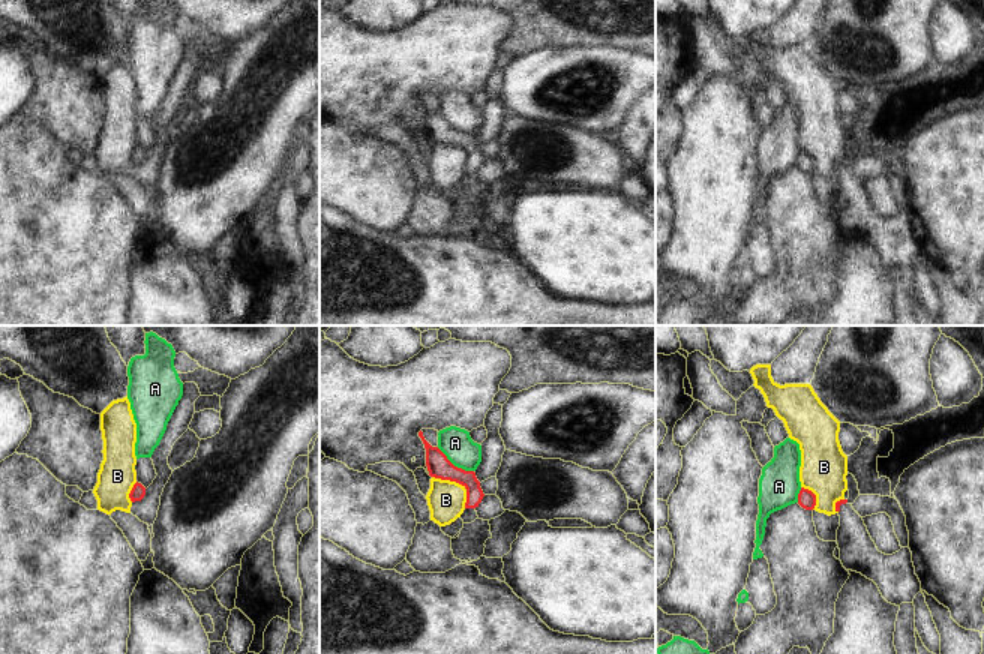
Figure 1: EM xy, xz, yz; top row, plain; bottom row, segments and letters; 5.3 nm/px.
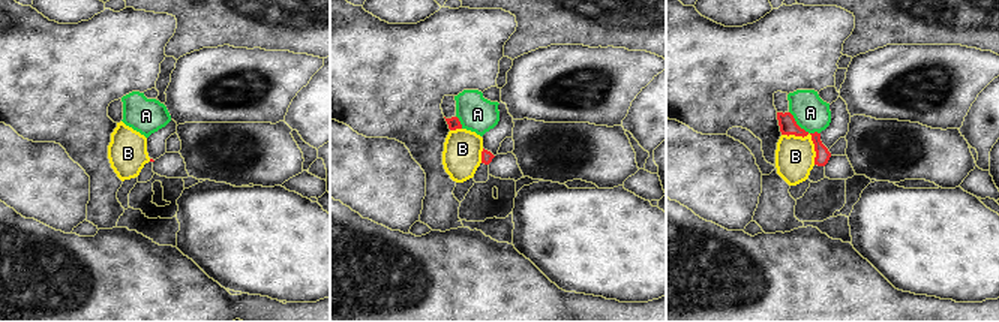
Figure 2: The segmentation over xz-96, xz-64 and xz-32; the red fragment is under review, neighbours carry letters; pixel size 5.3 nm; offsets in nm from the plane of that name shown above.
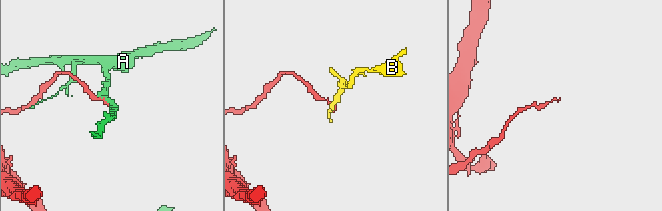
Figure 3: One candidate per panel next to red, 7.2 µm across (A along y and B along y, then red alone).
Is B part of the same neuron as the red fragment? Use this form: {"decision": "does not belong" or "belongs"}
{"decision": "does not belong"}

